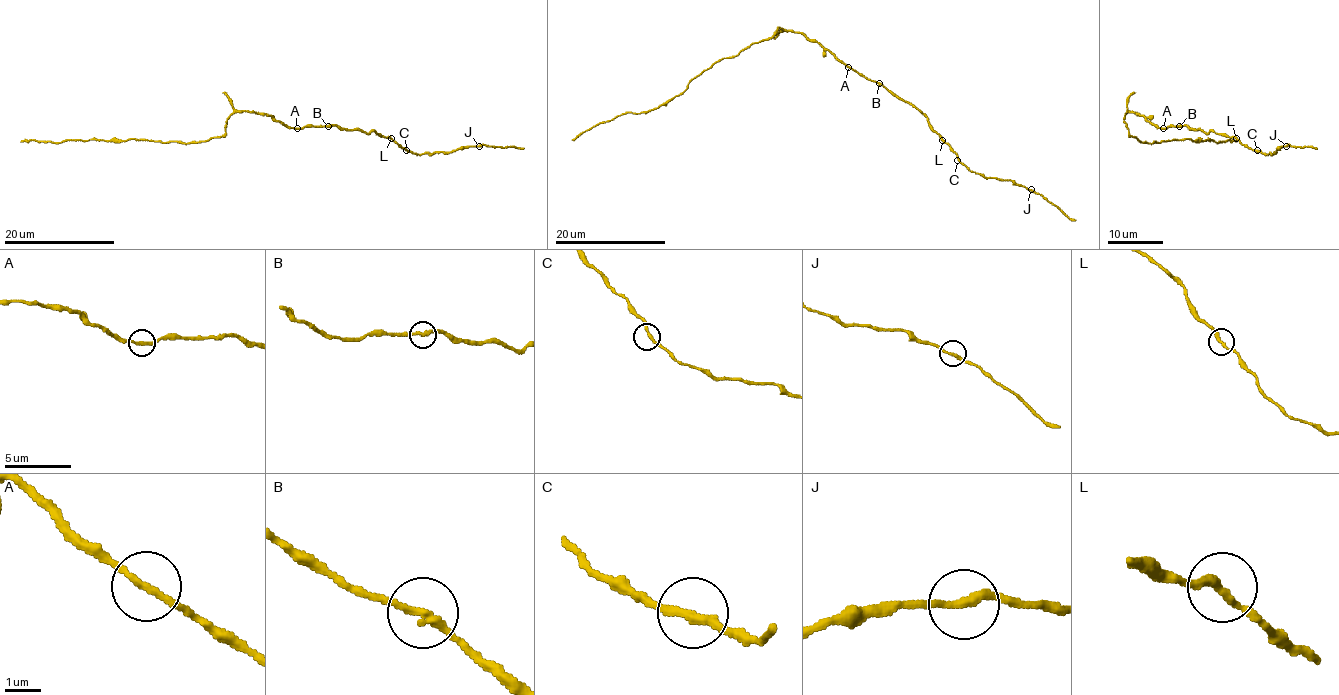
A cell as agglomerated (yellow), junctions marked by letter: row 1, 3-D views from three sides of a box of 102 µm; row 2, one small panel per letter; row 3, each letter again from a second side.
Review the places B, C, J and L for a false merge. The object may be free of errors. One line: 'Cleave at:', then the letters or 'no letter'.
Cleave at: no letter

